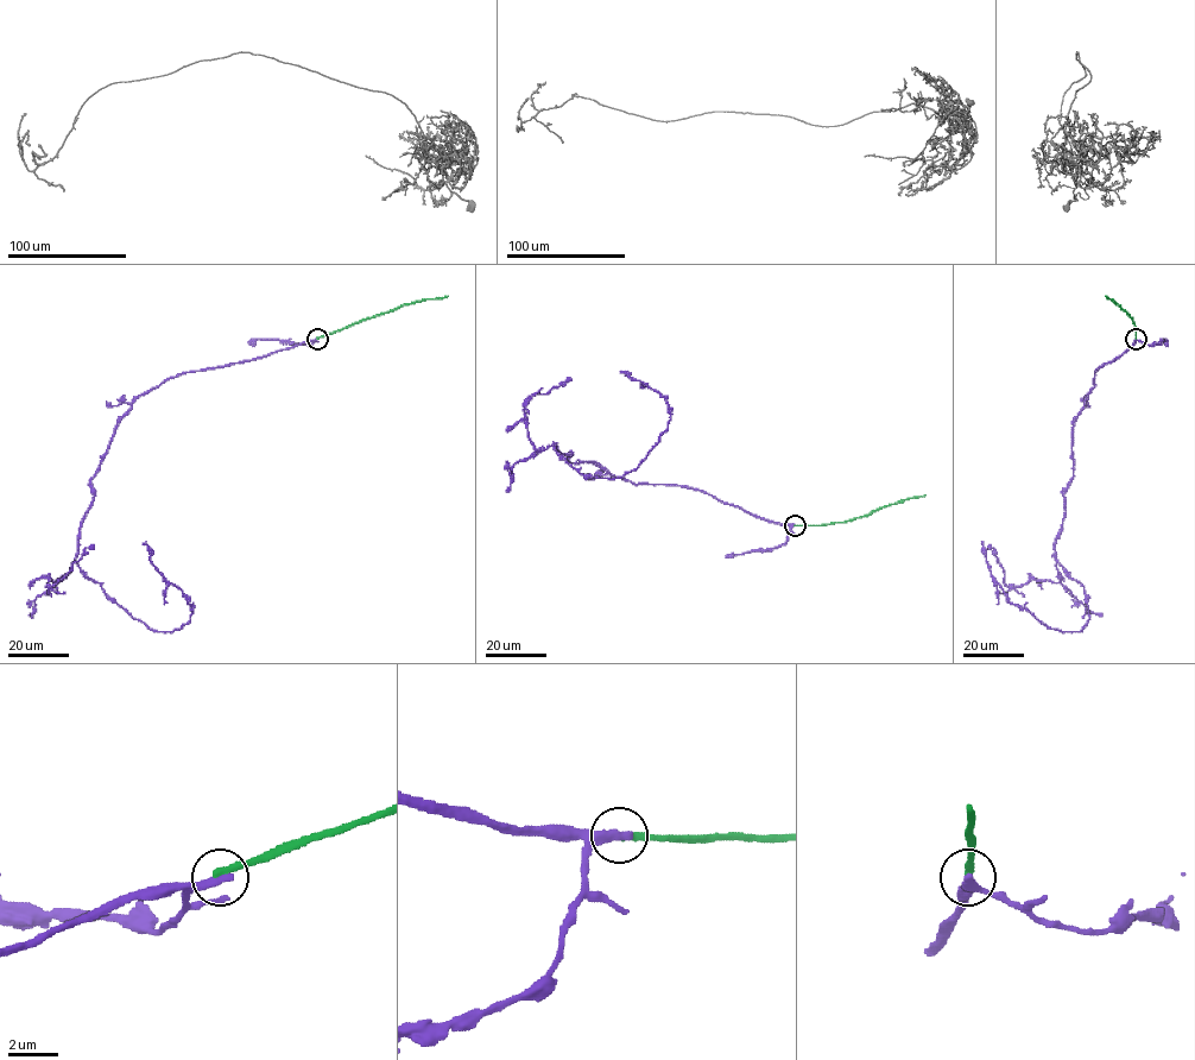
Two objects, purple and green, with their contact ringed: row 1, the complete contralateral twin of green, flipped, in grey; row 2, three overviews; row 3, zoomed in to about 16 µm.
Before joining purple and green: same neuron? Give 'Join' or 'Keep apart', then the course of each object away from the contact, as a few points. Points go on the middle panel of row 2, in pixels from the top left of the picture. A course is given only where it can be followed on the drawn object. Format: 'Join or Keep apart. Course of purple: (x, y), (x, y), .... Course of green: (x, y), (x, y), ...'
Keep apart. Course of purple: (795, 525), (552, 446), (566, 461), (621, 478), (668, 429), (665, 398), (623, 372). Course of green: (795, 525), (845, 522), (925, 496)

